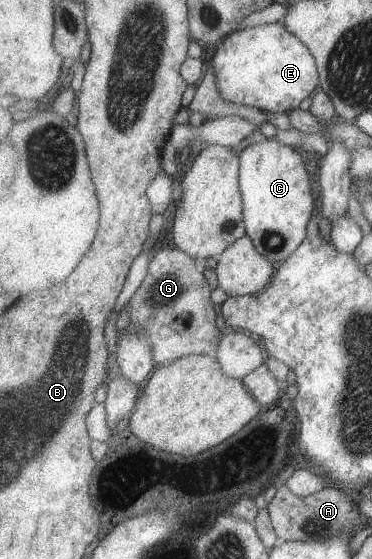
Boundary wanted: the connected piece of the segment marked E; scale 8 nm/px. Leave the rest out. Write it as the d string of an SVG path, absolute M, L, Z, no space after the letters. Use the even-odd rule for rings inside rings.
M282 21L238 28L217 47L210 60L220 96L226 102L252 106L262 112L290 114L304 98L320 88L319 67L311 50Z

